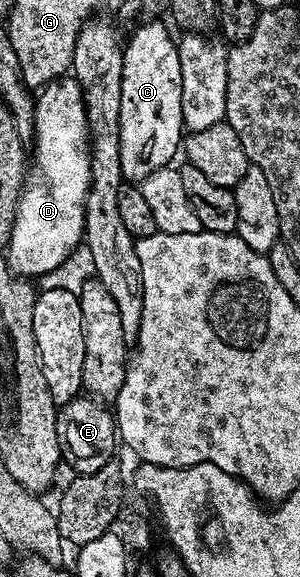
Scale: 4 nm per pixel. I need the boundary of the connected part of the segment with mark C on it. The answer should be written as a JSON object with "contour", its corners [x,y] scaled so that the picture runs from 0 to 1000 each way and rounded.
{"contour":[[[480,42],[453,49],[410,78],[407,114],[407,302],[417,314],[463,315],[513,302],[513,295],[563,289],[607,256],[607,231],[617,227],[607,205],[607,121],[593,107],[593,76],[533,42]]]}

